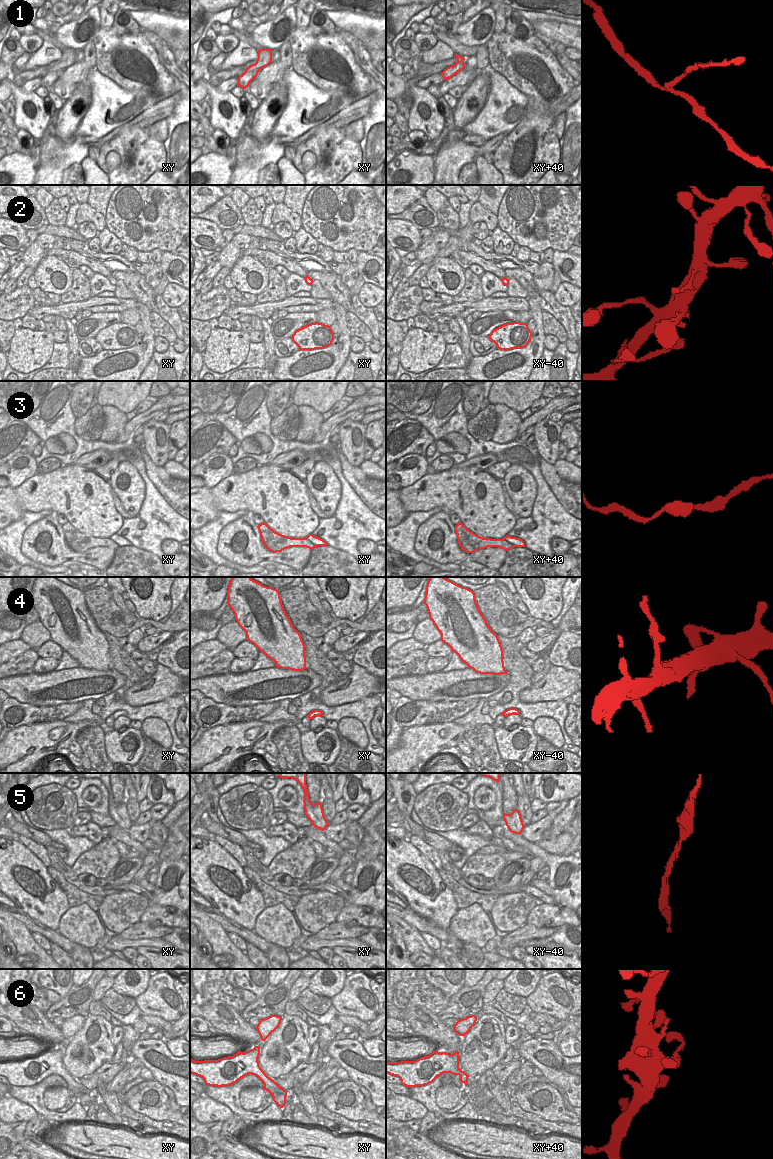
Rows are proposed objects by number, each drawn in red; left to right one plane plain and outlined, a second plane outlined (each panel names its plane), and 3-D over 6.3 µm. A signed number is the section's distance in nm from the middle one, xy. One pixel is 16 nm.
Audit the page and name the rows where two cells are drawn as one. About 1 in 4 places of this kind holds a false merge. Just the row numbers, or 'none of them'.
1

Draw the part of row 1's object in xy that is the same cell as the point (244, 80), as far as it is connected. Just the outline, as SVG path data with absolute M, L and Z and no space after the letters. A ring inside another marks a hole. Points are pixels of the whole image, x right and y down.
M254 69L253 71L244 72L242 75L240 75L238 79L237 86L242 87L243 89L246 89L250 82L258 75L259 69Z

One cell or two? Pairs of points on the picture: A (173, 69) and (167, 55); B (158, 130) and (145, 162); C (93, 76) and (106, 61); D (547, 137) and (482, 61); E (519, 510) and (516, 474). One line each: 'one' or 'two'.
A: one
B: two
C: two
D: two
E: one

